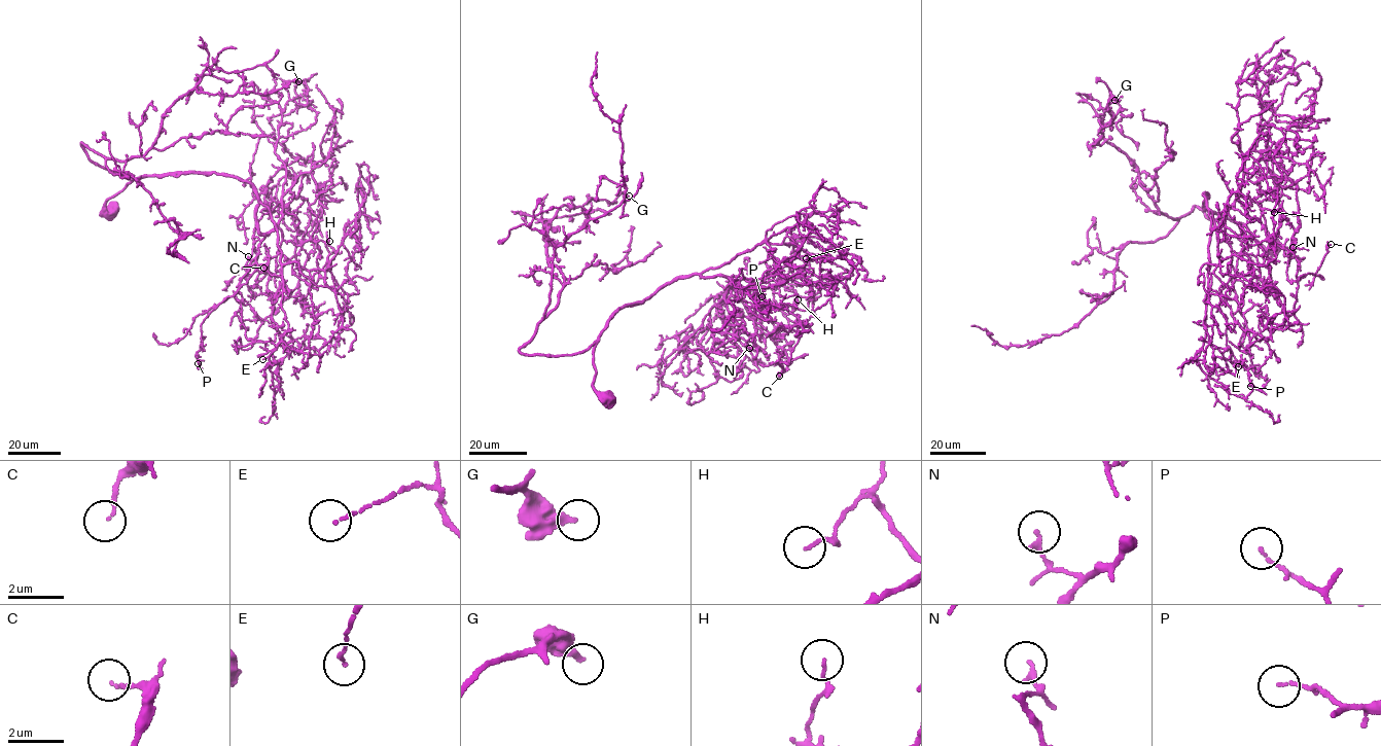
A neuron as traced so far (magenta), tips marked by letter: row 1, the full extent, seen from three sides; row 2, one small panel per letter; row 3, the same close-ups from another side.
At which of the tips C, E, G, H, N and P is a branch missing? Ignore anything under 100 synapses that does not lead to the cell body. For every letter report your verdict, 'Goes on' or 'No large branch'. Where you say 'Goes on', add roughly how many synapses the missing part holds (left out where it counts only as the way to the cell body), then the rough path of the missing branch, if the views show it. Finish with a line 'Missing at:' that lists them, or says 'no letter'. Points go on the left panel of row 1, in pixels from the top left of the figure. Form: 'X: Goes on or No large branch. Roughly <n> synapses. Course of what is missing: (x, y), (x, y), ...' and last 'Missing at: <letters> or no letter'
C: No large branch
E: No large branch
G: No large branch
H: No large branch
N: No large branch
P: No large branch
Missing at: no letter

